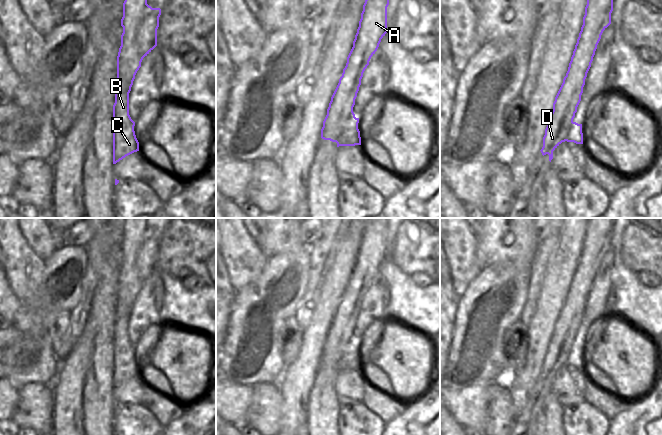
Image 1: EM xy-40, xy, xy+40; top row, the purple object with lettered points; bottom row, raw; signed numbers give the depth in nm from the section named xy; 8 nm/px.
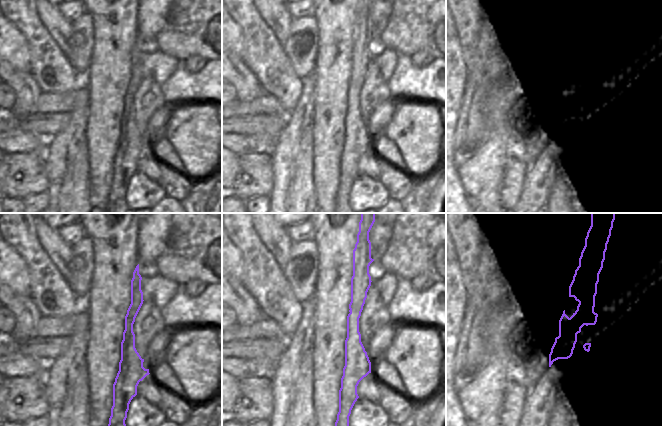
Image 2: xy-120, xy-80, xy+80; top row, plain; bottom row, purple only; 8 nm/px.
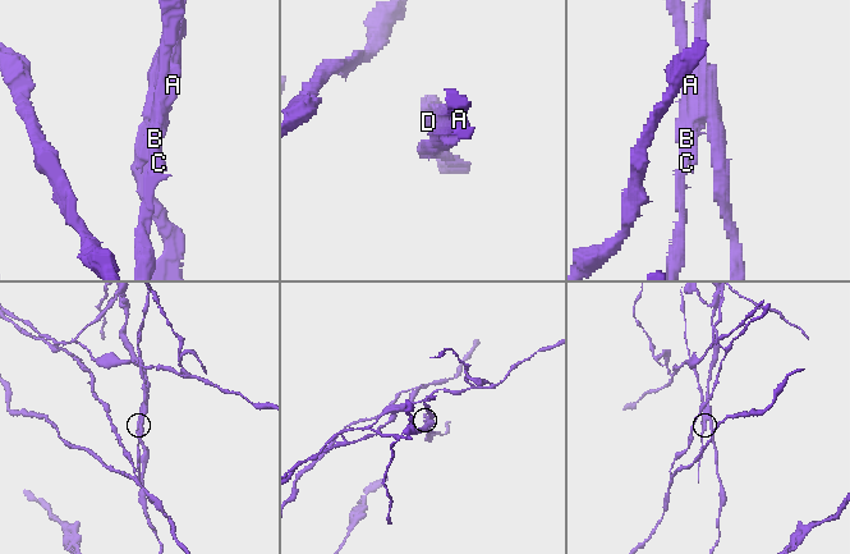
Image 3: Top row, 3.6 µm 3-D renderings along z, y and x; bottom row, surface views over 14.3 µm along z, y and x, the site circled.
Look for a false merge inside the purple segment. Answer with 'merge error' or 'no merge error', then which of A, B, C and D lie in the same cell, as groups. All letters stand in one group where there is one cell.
merge error | A D / B C

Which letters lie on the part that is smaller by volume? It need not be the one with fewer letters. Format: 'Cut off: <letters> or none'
Cut off: B, C

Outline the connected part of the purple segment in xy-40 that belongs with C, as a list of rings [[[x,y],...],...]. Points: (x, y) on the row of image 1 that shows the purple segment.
[[[125,0],[121,26],[121,46],[117,56],[117,76],[121,77],[121,93],[115,94],[113,105],[113,164],[139,151],[135,122],[129,115],[129,93],[143,58],[139,53],[137,33],[145,15],[147,0]]]

